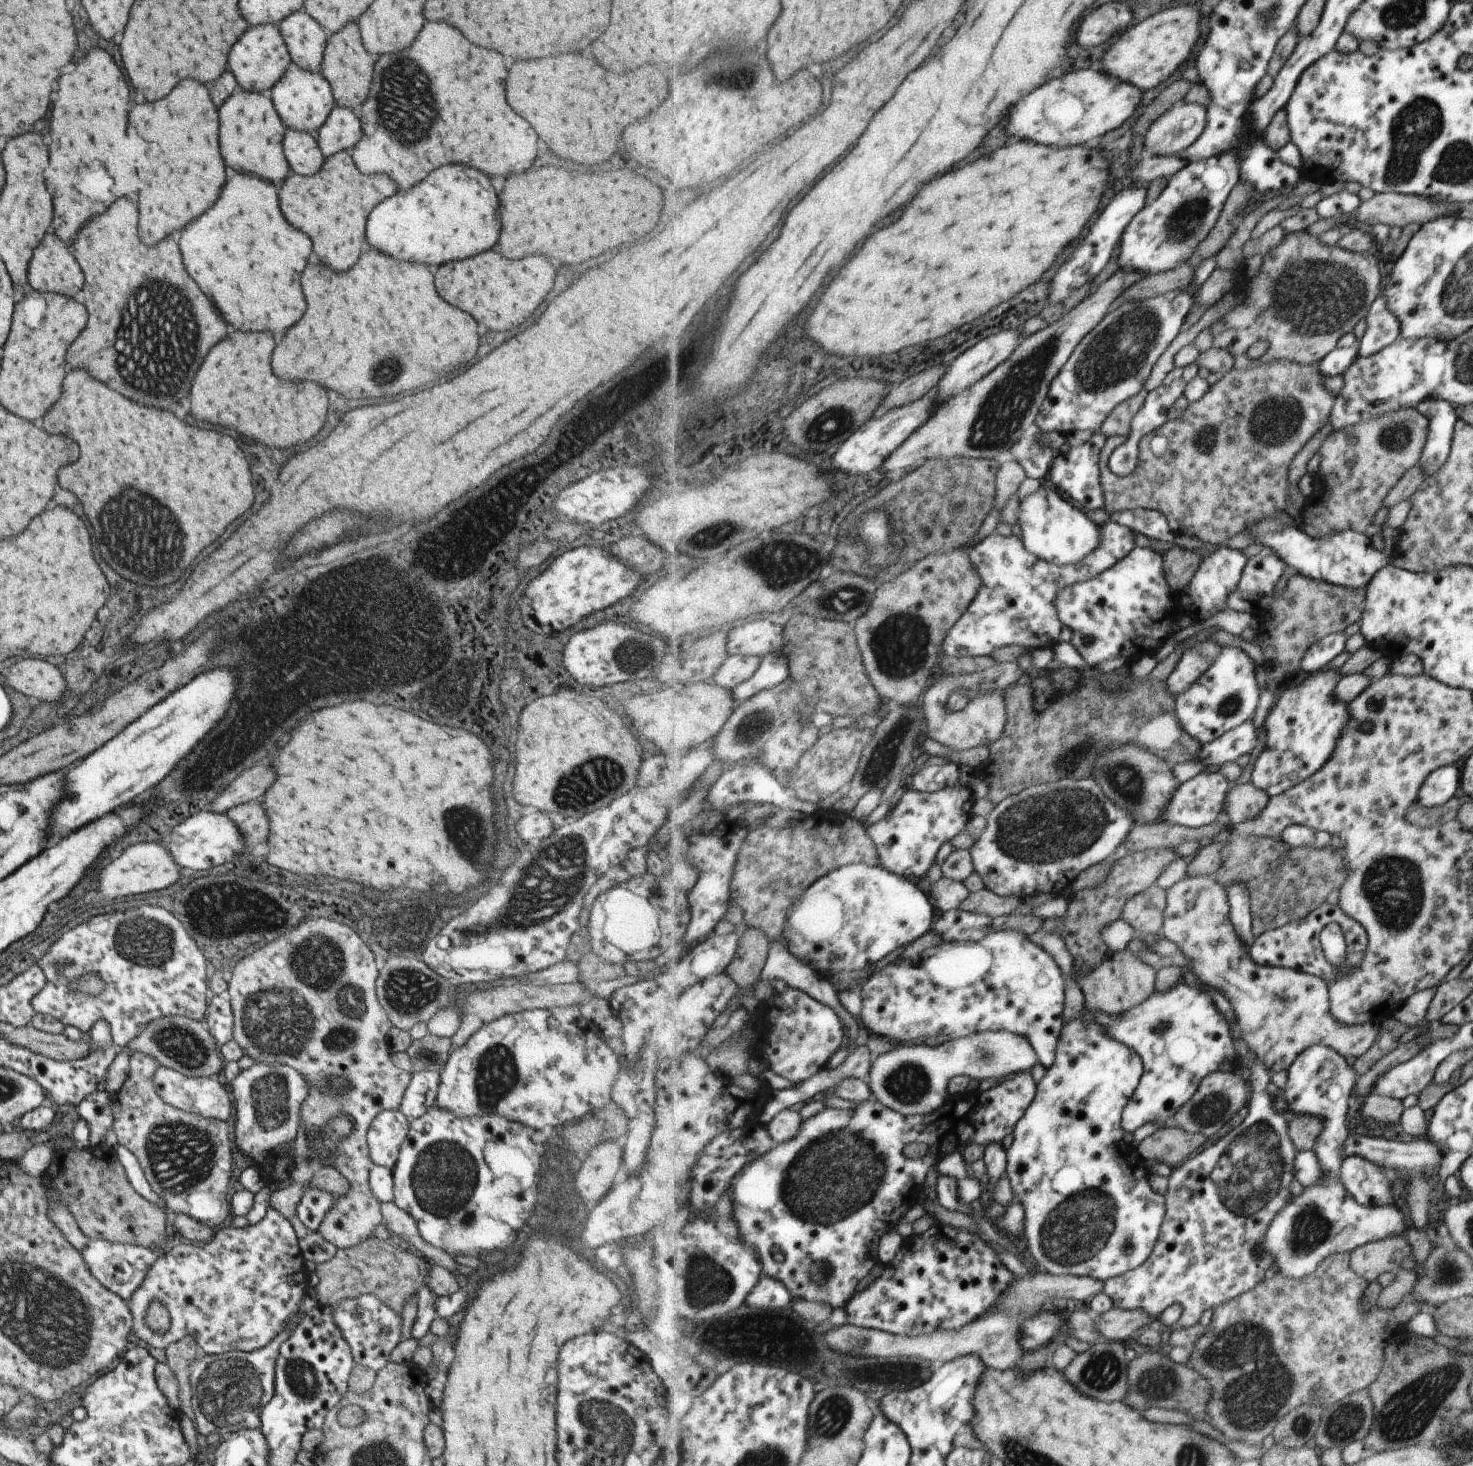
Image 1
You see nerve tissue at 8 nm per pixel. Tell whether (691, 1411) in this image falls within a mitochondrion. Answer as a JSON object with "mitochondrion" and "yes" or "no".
{"mitochondrion":"no"}

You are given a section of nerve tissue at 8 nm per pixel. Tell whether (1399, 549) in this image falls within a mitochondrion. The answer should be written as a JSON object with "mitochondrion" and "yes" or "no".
{"mitochondrion":"no"}

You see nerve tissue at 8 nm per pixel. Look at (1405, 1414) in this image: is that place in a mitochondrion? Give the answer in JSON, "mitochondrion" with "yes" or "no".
{"mitochondrion":"yes"}

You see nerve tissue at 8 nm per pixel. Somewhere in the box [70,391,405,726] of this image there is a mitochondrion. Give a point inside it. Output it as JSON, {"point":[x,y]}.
{"point":[150,537]}

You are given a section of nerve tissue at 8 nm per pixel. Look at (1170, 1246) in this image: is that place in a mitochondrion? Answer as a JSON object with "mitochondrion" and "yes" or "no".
{"mitochondrion":"no"}

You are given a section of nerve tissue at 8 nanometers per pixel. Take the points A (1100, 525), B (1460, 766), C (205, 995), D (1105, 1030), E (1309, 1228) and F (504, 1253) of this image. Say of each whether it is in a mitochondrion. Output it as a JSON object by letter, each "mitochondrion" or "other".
{"A":"other","B":"other","C":"other","D":"other","E":"mitochondrion","F":"other"}

